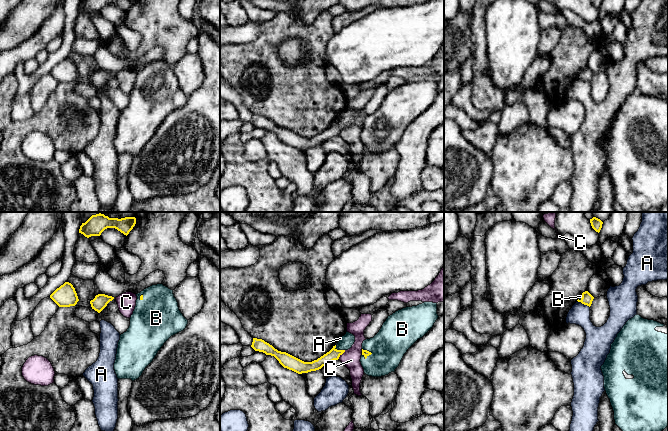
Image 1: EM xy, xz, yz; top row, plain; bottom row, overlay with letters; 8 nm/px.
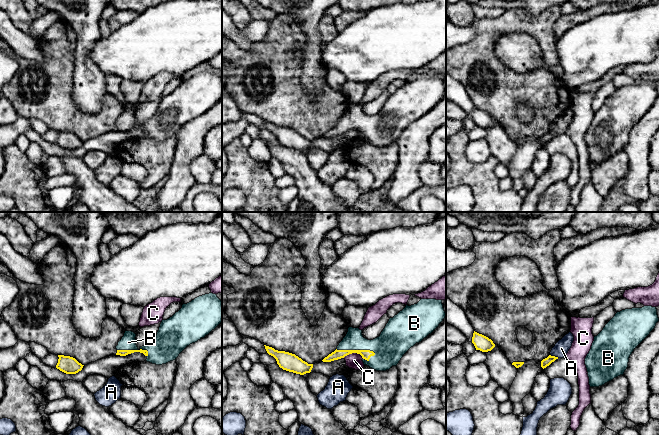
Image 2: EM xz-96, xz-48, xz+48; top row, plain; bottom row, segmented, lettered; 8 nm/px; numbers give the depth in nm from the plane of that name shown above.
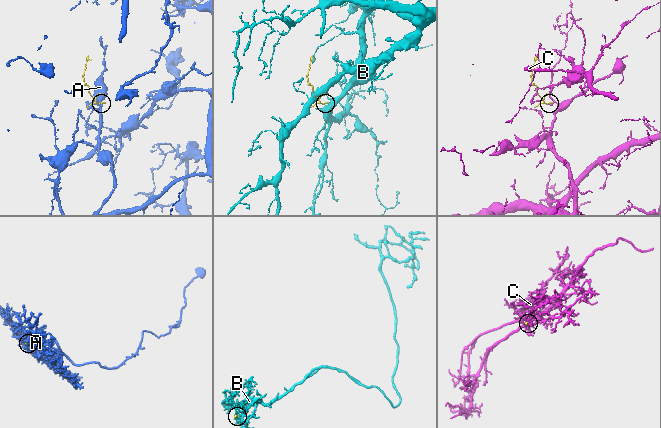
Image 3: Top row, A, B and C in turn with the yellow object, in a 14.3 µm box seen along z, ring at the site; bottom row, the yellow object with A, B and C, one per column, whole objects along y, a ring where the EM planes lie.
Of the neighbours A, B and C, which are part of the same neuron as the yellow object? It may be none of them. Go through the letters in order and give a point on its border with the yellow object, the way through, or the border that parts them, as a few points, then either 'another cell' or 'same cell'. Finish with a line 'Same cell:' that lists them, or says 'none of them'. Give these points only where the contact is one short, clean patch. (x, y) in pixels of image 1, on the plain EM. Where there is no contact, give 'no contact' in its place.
A: contact yz (583, 79); border yz (577, 76), (589, 83); another cell
B: contact xz (339, 126); way xz (334, 130), (339, 126), (346, 118); same cell
C: contact xz (342, 129); border xz (345, 126), (338, 134); another cell
Same cell: B

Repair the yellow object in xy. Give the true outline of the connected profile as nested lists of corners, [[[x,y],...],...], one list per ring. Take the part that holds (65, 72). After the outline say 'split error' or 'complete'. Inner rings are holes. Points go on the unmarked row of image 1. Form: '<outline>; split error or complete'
[[[65,58],[59,64],[57,64],[51,71],[50,74],[59,83],[70,83],[75,82],[79,77],[77,69],[73,61],[69,58]]]; complete

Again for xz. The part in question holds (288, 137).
[[[346,108],[346,110],[341,113],[341,116],[337,121],[333,122],[329,128],[312,138],[304,138],[286,128],[278,127],[262,115],[253,114],[251,123],[255,127],[274,132],[284,144],[292,146],[298,150],[302,150],[319,146],[330,138],[338,136],[346,126],[352,123],[354,118],[355,112],[349,108]]]; split error

